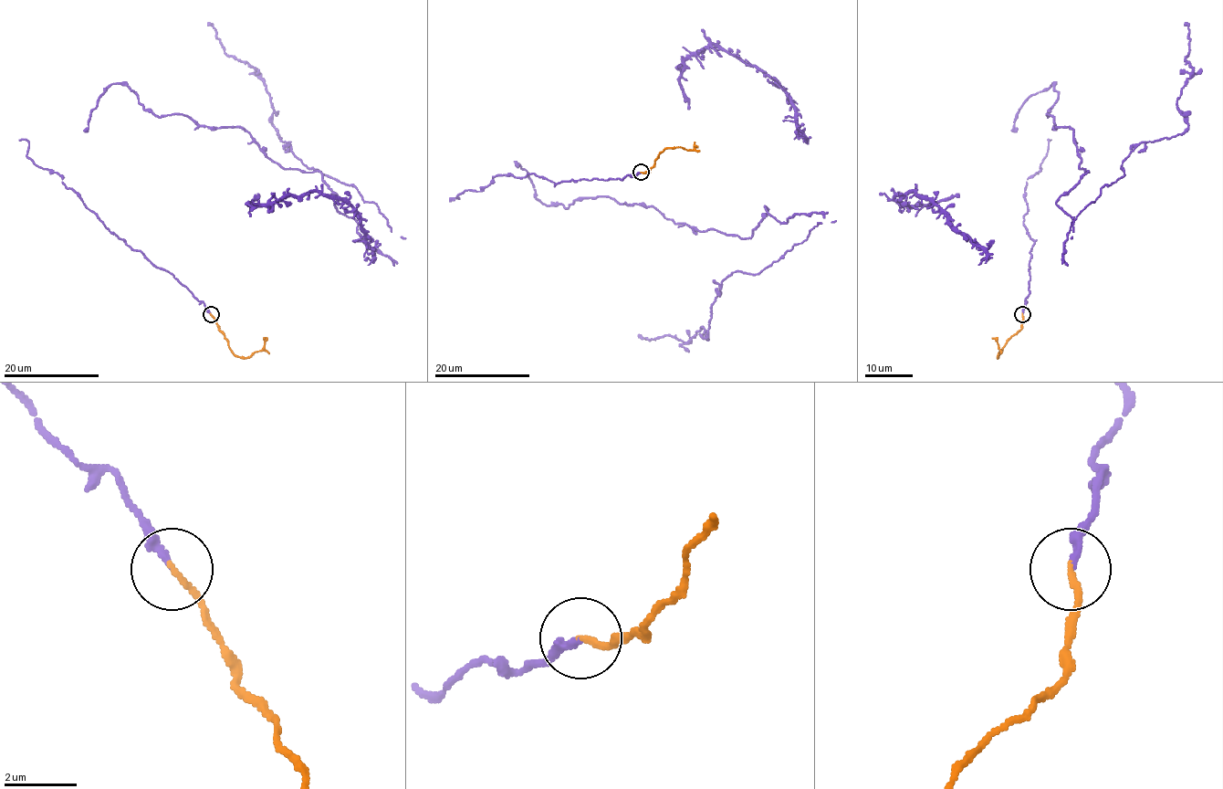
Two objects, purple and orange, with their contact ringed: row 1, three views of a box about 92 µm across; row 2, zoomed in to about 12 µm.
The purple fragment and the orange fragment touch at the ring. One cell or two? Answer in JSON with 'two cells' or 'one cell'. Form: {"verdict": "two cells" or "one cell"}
{"verdict": "one cell"}

